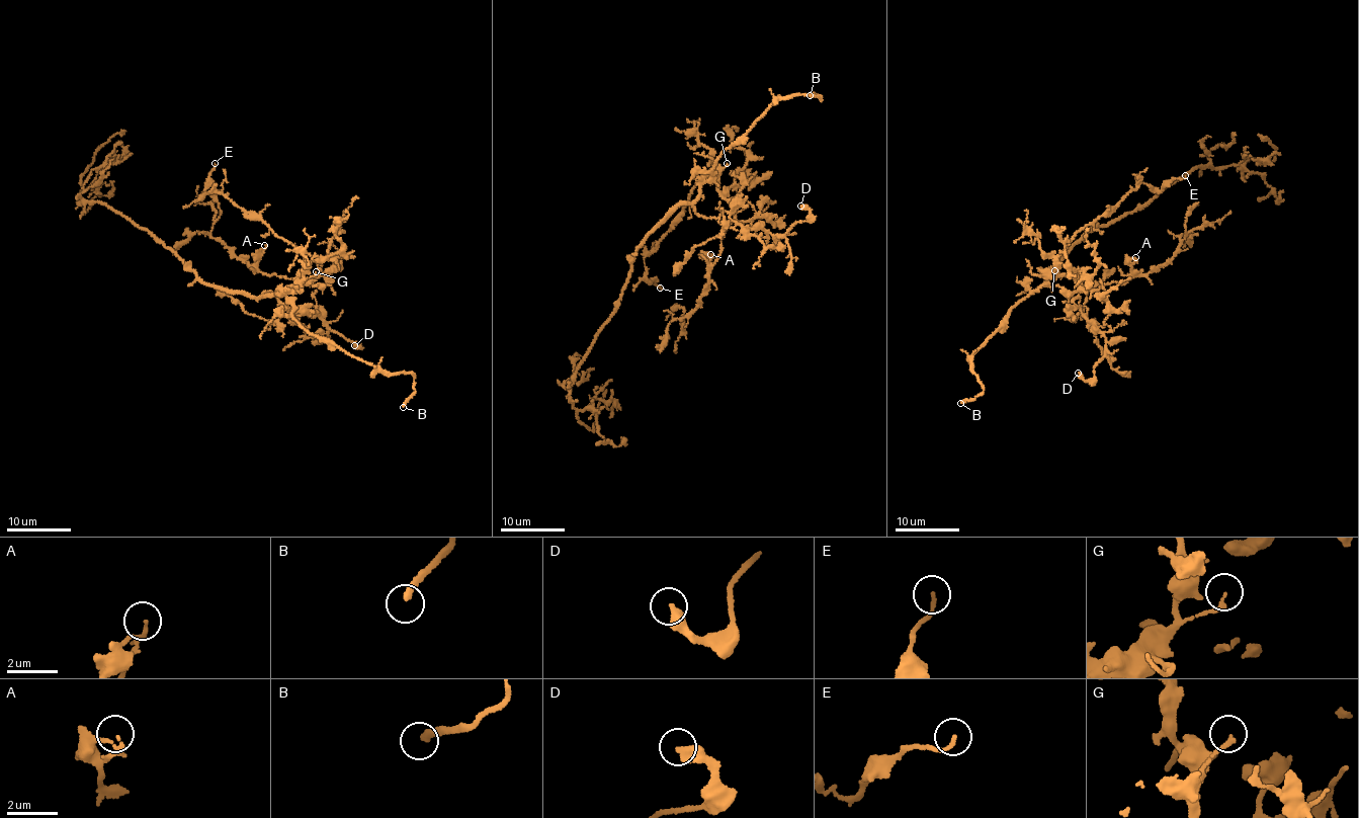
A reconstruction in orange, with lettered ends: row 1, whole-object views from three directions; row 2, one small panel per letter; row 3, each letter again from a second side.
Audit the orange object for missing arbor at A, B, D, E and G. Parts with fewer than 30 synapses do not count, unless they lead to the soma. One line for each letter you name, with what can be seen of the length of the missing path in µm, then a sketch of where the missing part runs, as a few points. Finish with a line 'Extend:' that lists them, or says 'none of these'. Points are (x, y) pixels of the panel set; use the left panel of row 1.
B: Missing length about 40 µm. Course of what is missing: (403, 407), (398, 426), (343, 471), (329, 502), (332, 513)
Extend: B

